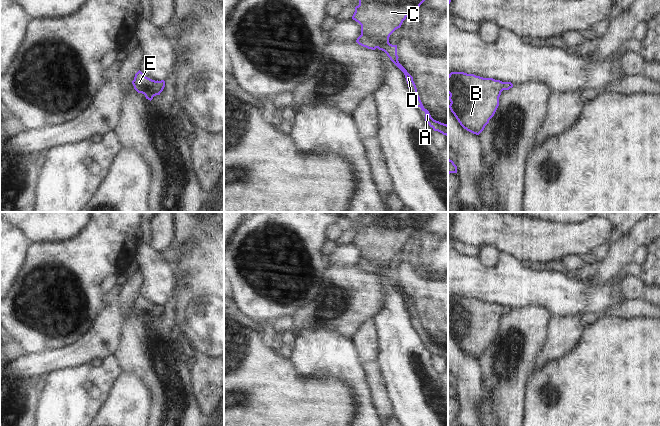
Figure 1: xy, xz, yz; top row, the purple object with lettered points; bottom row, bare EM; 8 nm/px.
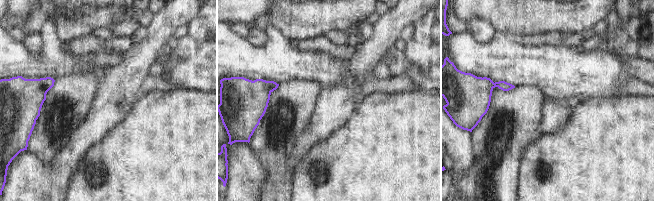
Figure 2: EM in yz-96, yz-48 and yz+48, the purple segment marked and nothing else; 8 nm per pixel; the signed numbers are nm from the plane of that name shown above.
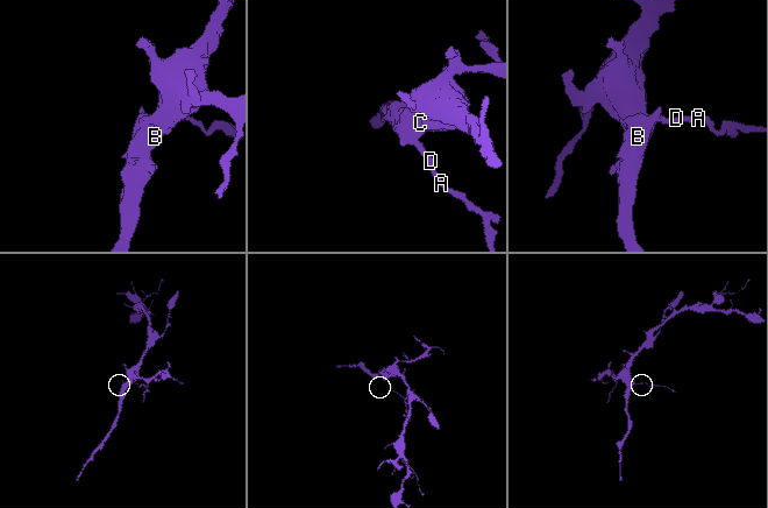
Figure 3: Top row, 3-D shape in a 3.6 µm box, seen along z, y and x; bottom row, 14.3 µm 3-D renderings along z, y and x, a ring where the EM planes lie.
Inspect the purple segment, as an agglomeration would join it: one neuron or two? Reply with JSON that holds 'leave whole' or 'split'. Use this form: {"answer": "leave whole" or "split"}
{"answer": "leave whole"}

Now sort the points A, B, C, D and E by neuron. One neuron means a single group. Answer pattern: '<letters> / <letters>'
A B C D E

